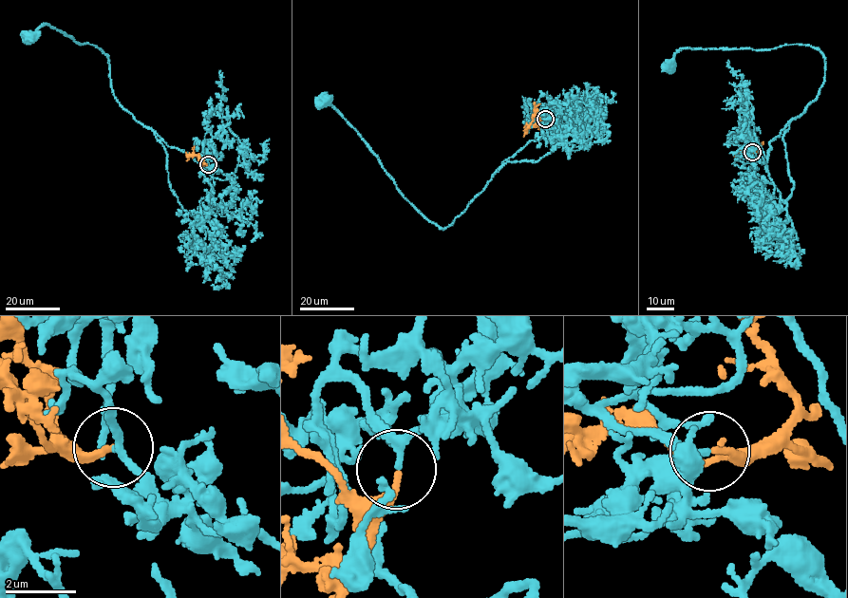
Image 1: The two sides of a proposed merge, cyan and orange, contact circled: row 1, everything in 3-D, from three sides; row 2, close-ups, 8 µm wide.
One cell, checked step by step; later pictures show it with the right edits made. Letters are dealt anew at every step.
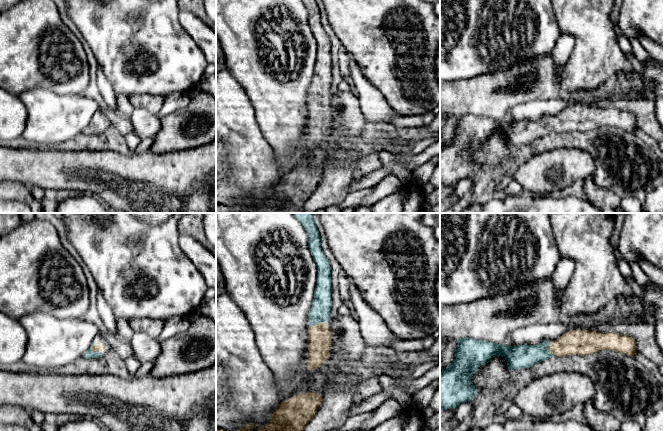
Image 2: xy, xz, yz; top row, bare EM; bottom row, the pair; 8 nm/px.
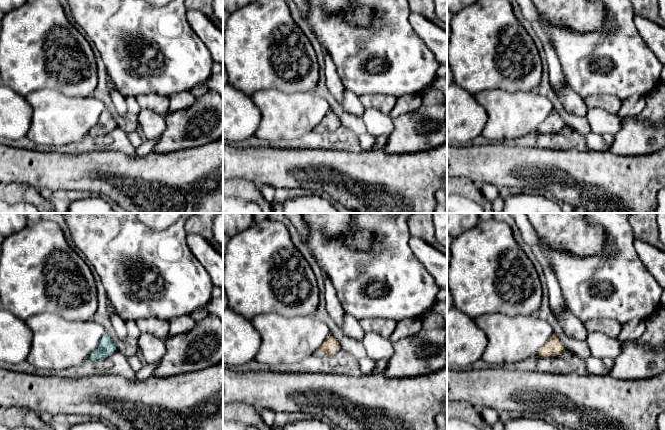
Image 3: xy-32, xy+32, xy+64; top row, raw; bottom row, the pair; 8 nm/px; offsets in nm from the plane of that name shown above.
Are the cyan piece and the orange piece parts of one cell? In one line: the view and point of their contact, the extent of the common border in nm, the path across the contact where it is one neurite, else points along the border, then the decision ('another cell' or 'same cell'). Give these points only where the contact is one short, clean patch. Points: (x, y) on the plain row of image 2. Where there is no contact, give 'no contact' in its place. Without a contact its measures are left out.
contact xy (91, 125); length 100 nm; way xy (89, 130), (91, 125), (95, 124); same cell

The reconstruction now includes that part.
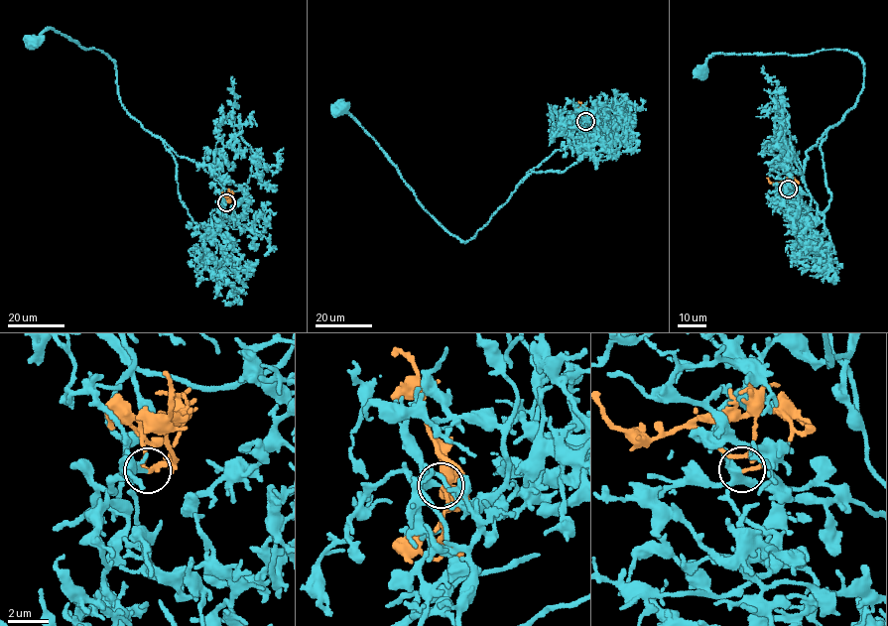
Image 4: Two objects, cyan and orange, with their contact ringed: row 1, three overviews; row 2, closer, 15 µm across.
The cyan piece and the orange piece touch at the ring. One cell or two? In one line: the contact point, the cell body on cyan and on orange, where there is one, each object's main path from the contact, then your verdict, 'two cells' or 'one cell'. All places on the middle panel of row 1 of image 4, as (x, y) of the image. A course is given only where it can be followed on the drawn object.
place (585, 121); soma cyan (338, 108); soma orange none; course cyan (585, 121), (581, 144), (586, 154), (565, 171), (533, 172), (464, 242), (430, 215), (379, 145), (339, 108); course orange (585, 121), (587, 123), (588, 119), (578, 102); one cell

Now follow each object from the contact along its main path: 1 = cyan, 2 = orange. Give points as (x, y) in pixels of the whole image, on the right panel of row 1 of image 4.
1: (788, 188), (822, 214), (828, 205), (820, 147), (857, 99), (862, 60), (722, 54), (700, 72)
2: (788, 188), (791, 187), (782, 183), (772, 184), (767, 178)

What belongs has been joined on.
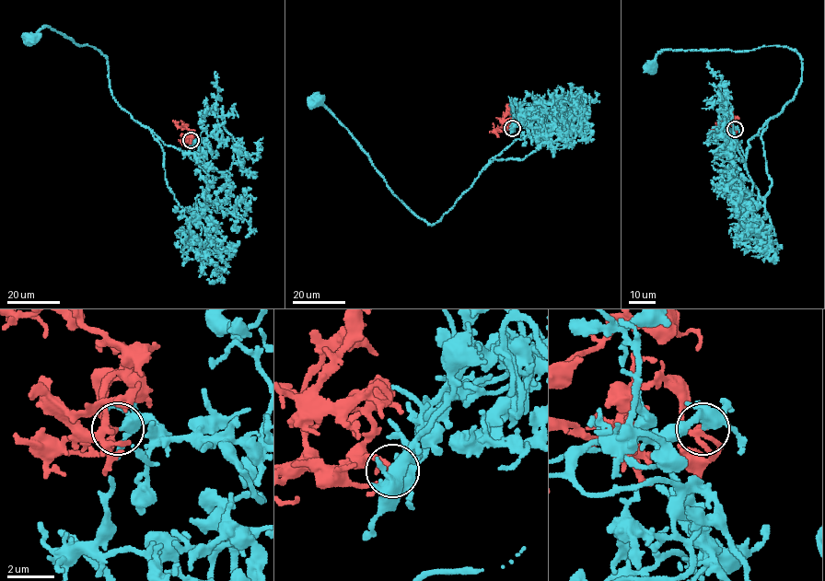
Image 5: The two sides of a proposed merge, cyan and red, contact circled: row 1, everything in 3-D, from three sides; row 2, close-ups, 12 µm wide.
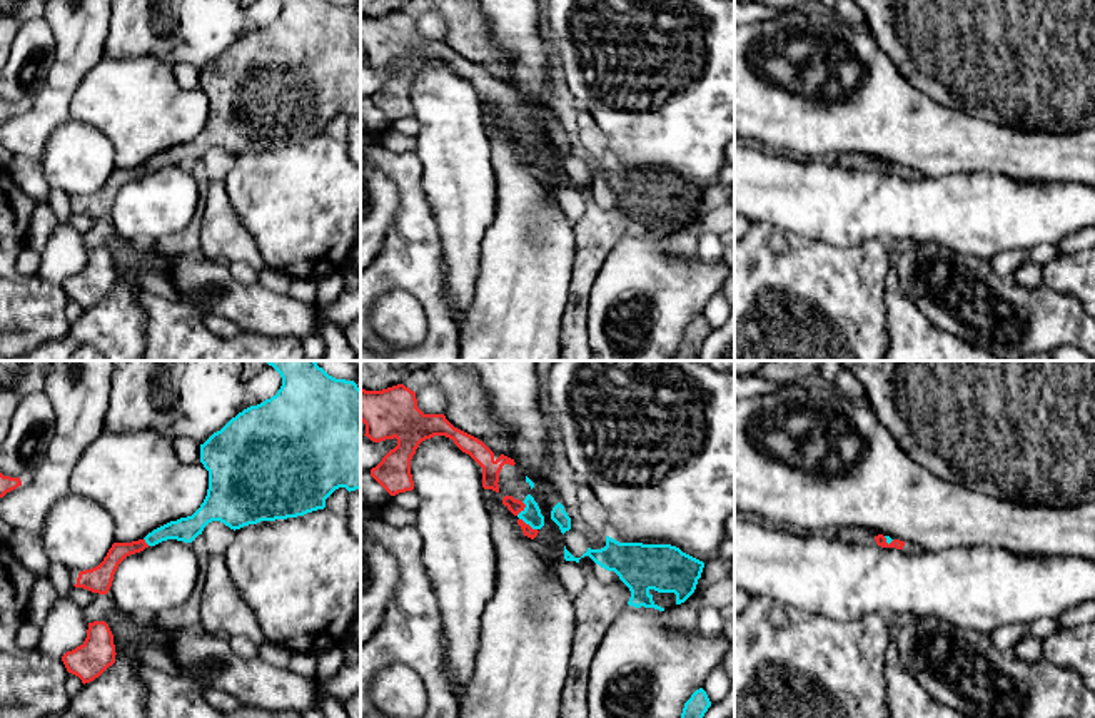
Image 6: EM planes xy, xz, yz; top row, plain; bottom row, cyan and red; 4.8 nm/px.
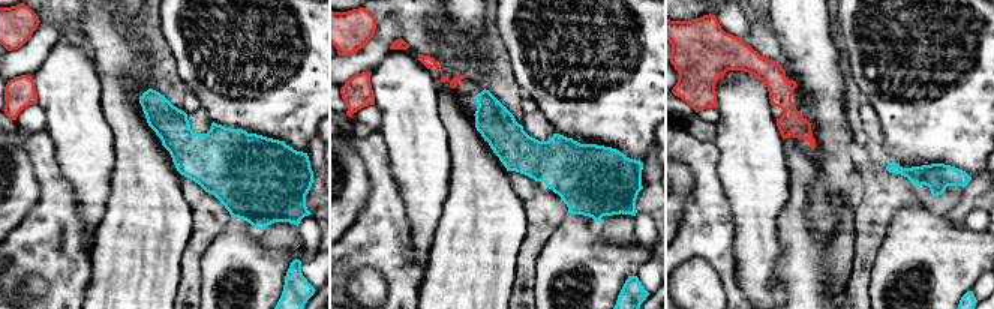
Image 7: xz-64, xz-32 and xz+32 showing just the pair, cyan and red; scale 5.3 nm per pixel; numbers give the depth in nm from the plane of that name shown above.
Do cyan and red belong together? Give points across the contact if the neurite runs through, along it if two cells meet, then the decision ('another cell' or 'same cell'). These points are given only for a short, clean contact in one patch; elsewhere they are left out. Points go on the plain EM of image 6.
way xz (531, 141), (528, 149), (528, 157); same cell

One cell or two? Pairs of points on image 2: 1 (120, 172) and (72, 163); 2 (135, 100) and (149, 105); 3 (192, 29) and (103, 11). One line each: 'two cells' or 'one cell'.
1: one cell
2: one cell
3: two cells

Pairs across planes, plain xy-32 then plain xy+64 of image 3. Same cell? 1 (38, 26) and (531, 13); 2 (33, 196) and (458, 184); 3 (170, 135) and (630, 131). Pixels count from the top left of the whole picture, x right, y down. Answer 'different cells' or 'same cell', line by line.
1: different cells
2: same cell
3: same cell

